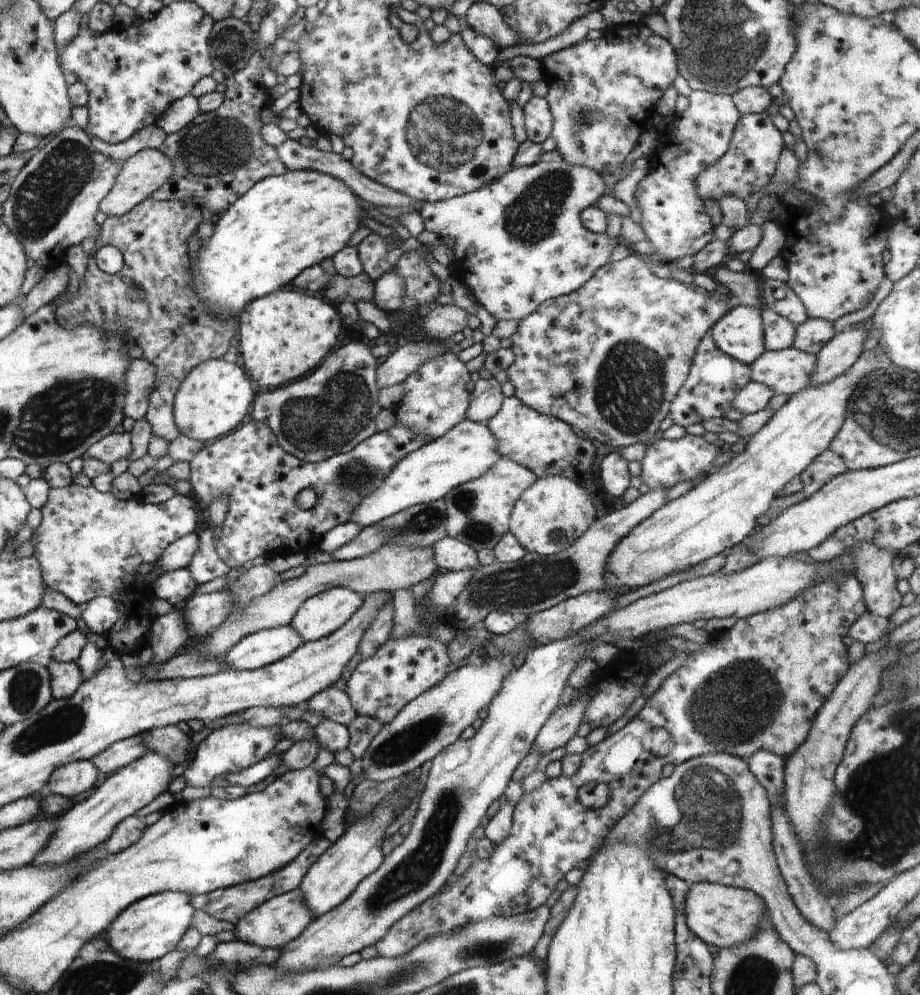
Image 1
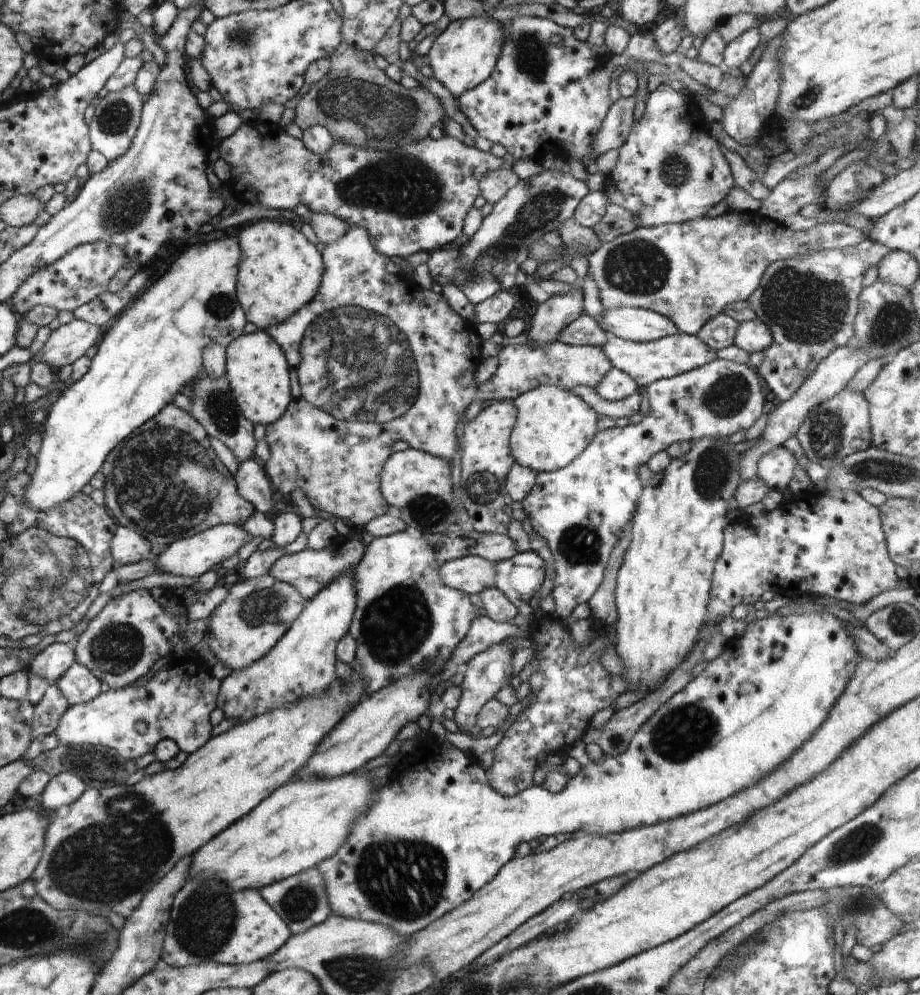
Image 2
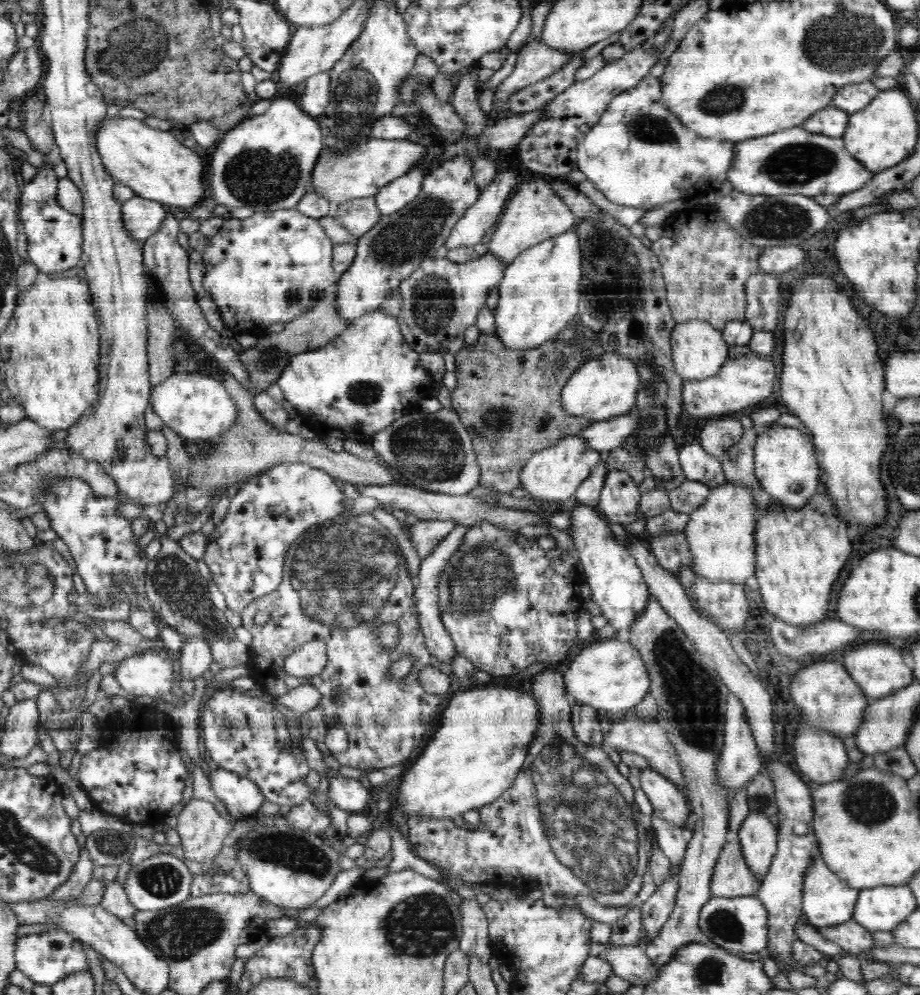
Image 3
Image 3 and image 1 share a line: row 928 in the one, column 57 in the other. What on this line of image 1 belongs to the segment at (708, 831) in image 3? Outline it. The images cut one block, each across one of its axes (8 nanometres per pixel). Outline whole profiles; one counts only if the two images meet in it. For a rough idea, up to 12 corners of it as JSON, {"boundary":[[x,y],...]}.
{"boundary":[[49,662],[54,699],[70,698],[84,682],[79,663]]}

